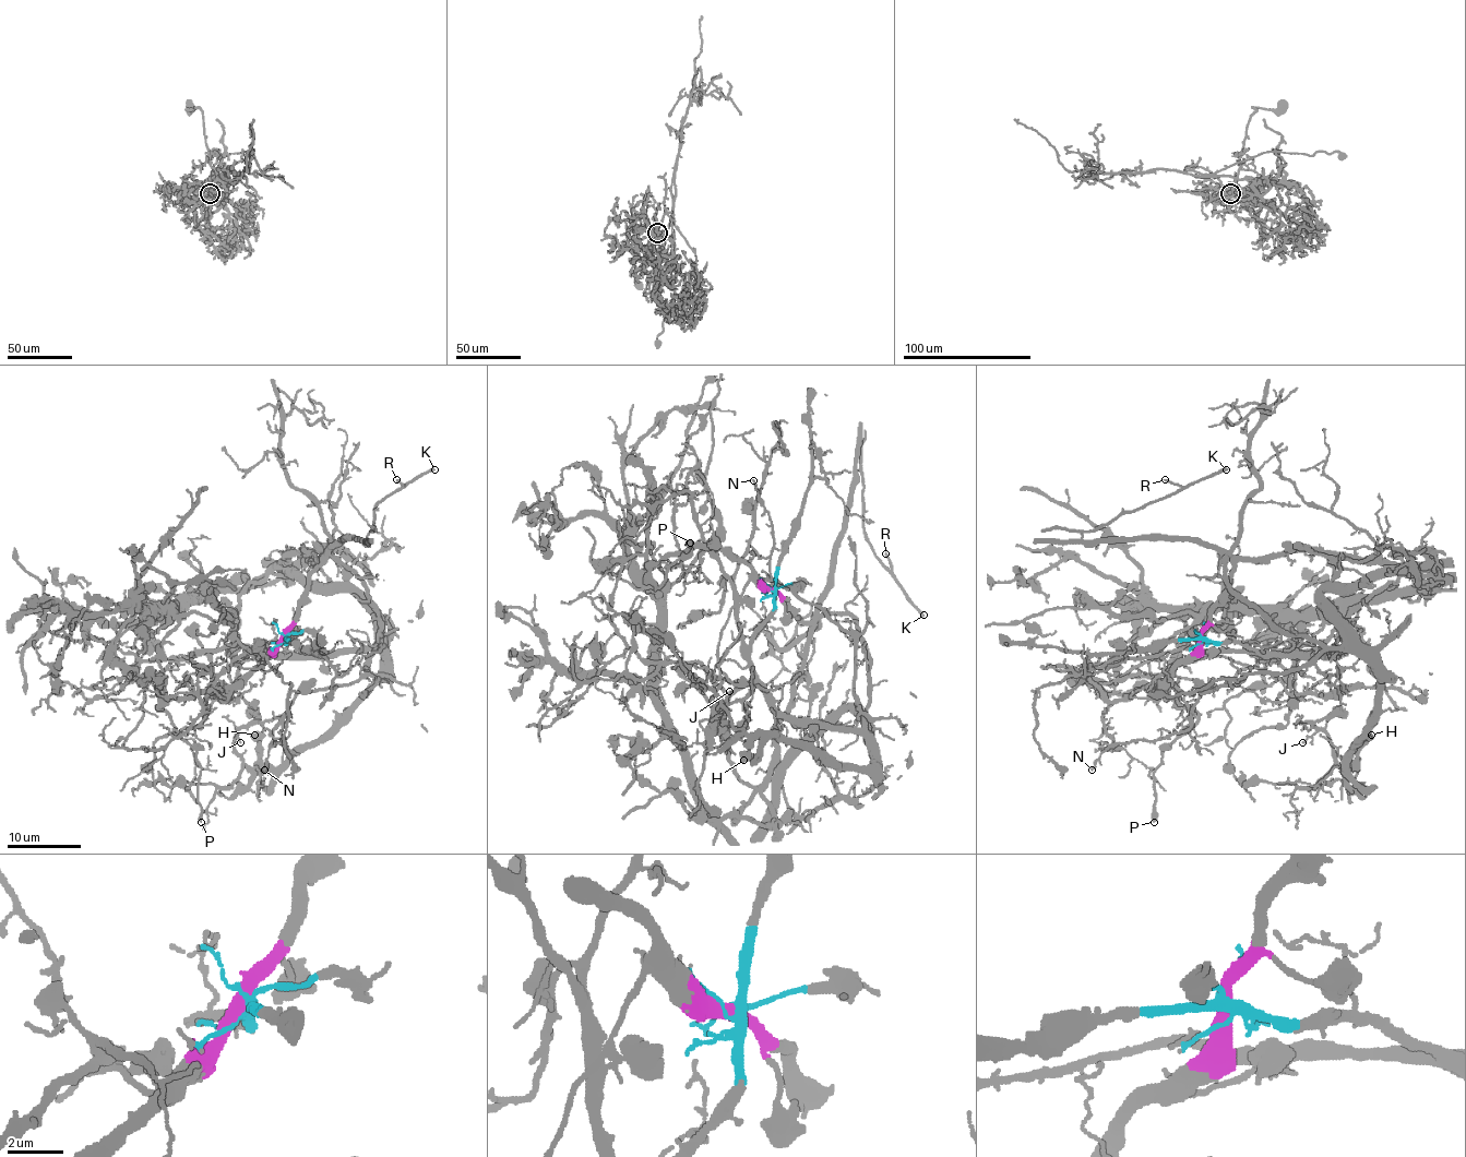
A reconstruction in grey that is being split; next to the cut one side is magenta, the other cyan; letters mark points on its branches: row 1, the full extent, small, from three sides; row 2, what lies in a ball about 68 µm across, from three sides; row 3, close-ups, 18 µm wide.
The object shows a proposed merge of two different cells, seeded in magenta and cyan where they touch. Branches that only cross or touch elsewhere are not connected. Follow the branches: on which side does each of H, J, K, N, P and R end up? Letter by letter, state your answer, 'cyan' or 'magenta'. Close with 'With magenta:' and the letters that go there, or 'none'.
H: cyan
J: cyan
K: magenta
N: cyan
P: magenta
R: magenta
With magenta: K, P, R

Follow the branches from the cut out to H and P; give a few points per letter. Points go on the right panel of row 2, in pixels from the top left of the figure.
H: (1199, 639), (1278, 653), (1349, 649), (1367, 658), (1378, 679), (1378, 720), (1355, 743), (1348, 768), (1372, 734)
P: (1199, 639), (1199, 645), (1158, 690), (1188, 706), (1198, 720), (1164, 750), (1155, 771), (1153, 822)

